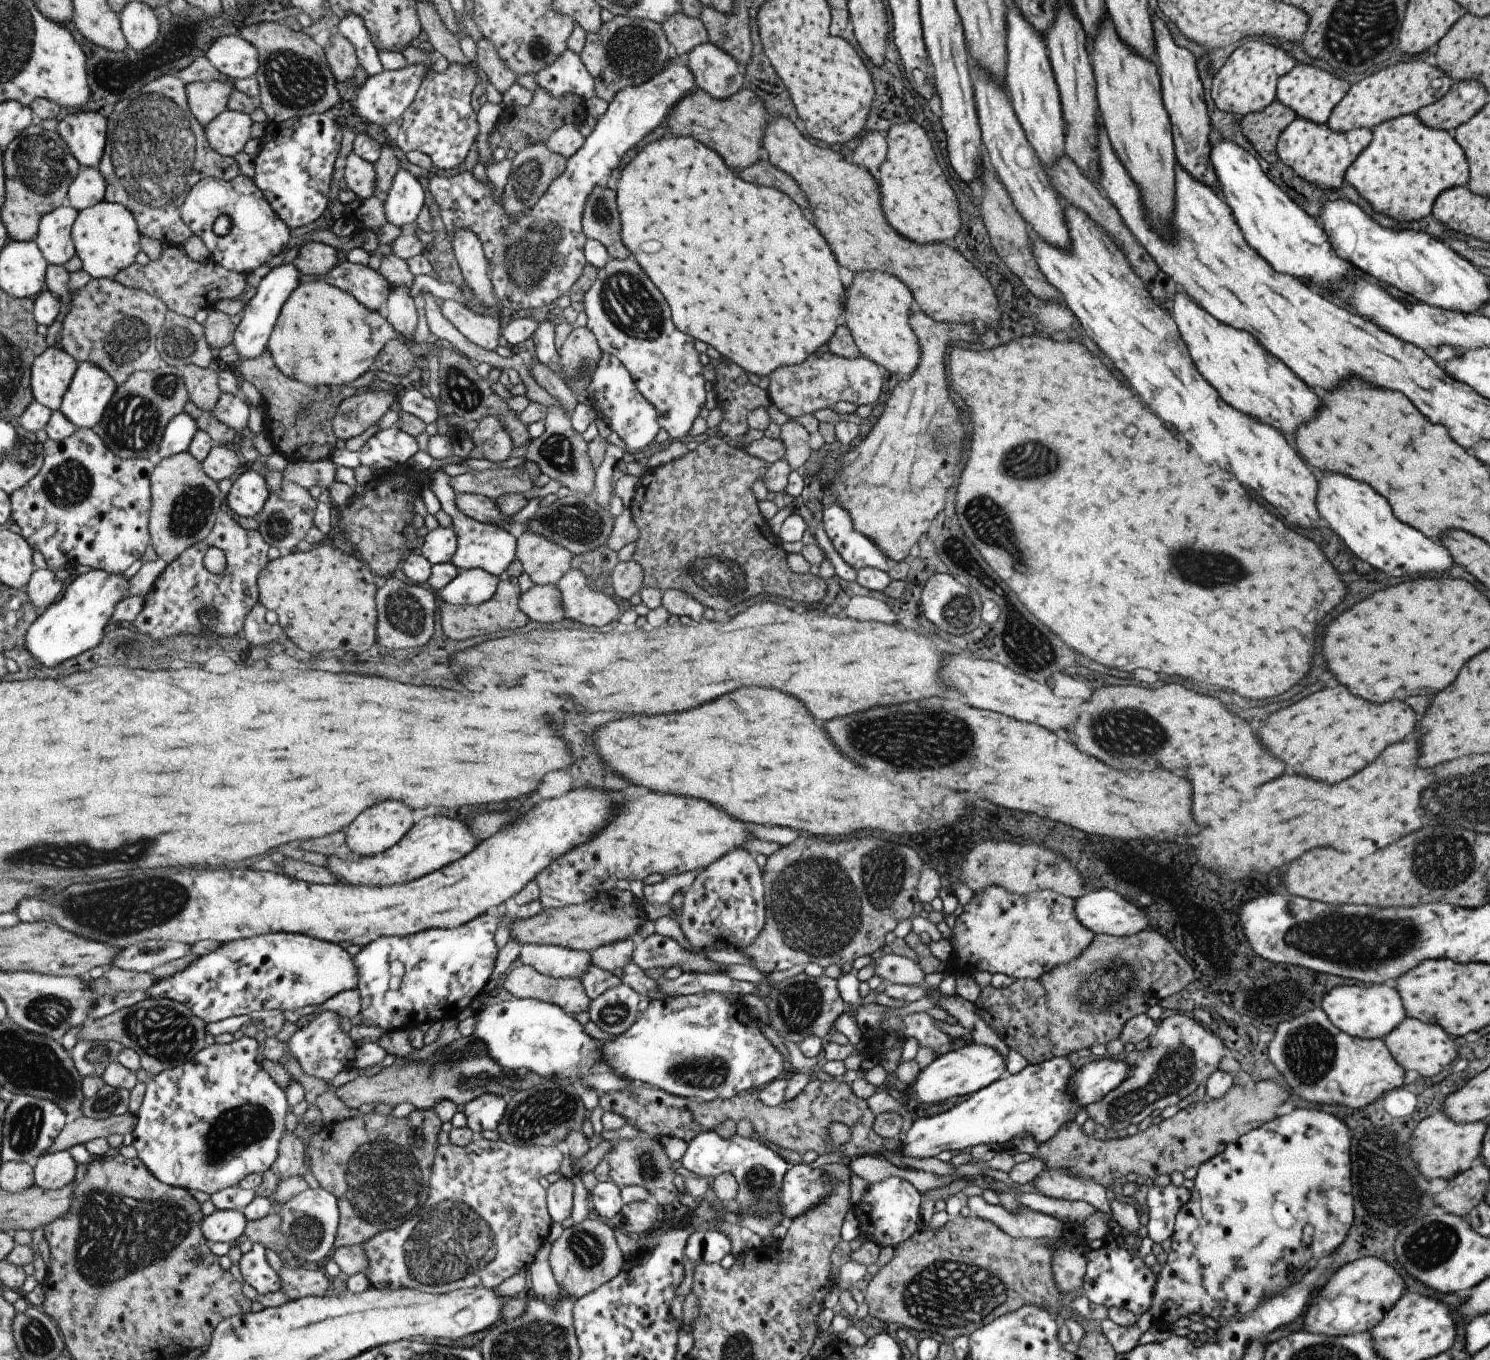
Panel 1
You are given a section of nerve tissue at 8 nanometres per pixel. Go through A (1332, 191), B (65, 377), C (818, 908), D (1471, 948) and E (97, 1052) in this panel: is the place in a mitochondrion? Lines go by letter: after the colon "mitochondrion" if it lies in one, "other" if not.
A: other
B: other
C: mitochondrion
D: other
E: mitochondrion

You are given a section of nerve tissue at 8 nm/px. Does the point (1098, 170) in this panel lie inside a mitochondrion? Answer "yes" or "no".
no

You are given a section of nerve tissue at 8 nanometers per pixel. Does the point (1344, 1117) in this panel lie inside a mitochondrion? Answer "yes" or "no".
no

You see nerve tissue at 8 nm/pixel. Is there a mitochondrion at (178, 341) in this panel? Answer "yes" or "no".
yes

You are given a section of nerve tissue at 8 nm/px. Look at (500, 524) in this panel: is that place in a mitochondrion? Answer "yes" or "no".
no

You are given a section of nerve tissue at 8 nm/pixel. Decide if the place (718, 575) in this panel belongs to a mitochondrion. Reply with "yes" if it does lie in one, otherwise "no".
yes

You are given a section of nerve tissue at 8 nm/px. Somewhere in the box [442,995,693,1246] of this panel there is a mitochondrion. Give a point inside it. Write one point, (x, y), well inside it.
(540, 1112)

